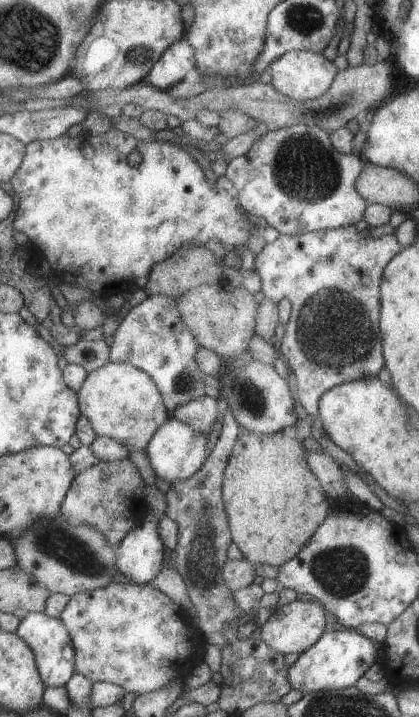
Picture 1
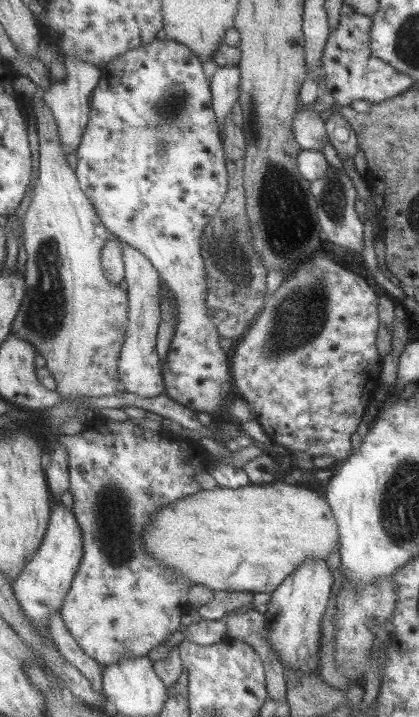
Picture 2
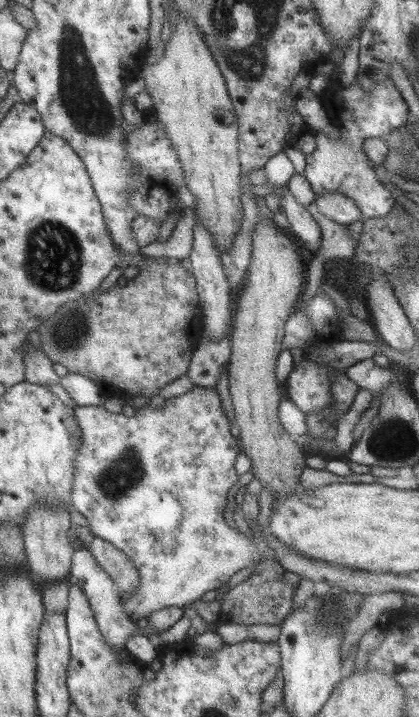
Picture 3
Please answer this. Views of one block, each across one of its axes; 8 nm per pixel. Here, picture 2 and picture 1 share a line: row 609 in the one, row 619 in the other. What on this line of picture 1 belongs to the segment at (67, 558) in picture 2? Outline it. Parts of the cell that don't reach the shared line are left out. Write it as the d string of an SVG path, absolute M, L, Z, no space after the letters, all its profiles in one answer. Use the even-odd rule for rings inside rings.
M29 612L27 616L21 619L14 633L17 638L21 638L29 646L29 650L31 650L31 654L35 658L35 666L43 686L65 686L67 680L74 673L75 651L61 620L47 618L44 612Z

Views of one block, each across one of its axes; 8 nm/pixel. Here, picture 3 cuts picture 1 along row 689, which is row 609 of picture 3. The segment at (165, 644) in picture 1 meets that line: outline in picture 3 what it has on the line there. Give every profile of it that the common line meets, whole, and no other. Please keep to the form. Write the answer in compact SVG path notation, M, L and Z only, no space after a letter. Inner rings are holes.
M192 386L192 388L179 396L168 398L161 408L151 408L148 406L138 407L133 415L127 417L122 413L115 414L108 412L103 405L97 406L79 406L73 407L73 418L79 426L81 432L81 445L73 457L73 485L71 485L71 506L73 509L82 514L87 523L89 523L90 532L110 542L117 550L123 552L135 566L137 574L139 574L139 585L133 593L121 593L121 606L128 616L135 614L138 617L145 617L163 606L185 607L191 602L197 602L201 598L201 594L209 592L209 590L218 590L222 584L225 584L237 570L241 568L251 567L261 561L261 559L275 559L273 550L265 544L265 540L260 538L257 533L253 532L252 538L247 538L234 527L229 527L223 518L223 511L227 508L226 503L227 492L229 488L237 482L237 474L233 469L235 456L240 453L238 439L229 433L231 423L227 419L227 415L221 409L221 401L219 395L214 388L201 388Z

